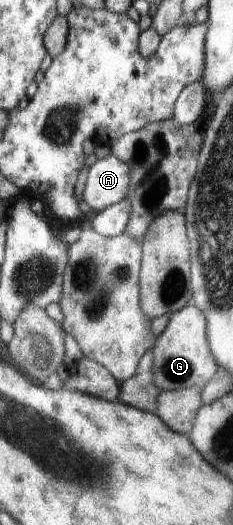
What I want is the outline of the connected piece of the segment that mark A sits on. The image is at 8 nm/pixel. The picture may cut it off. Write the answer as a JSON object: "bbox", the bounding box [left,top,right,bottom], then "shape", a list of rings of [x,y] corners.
{"bbox":[81,155,131,212],"shape":[[[110,155],[88,167],[81,186],[82,199],[90,209],[102,212],[126,199],[130,185],[131,166]]]}

